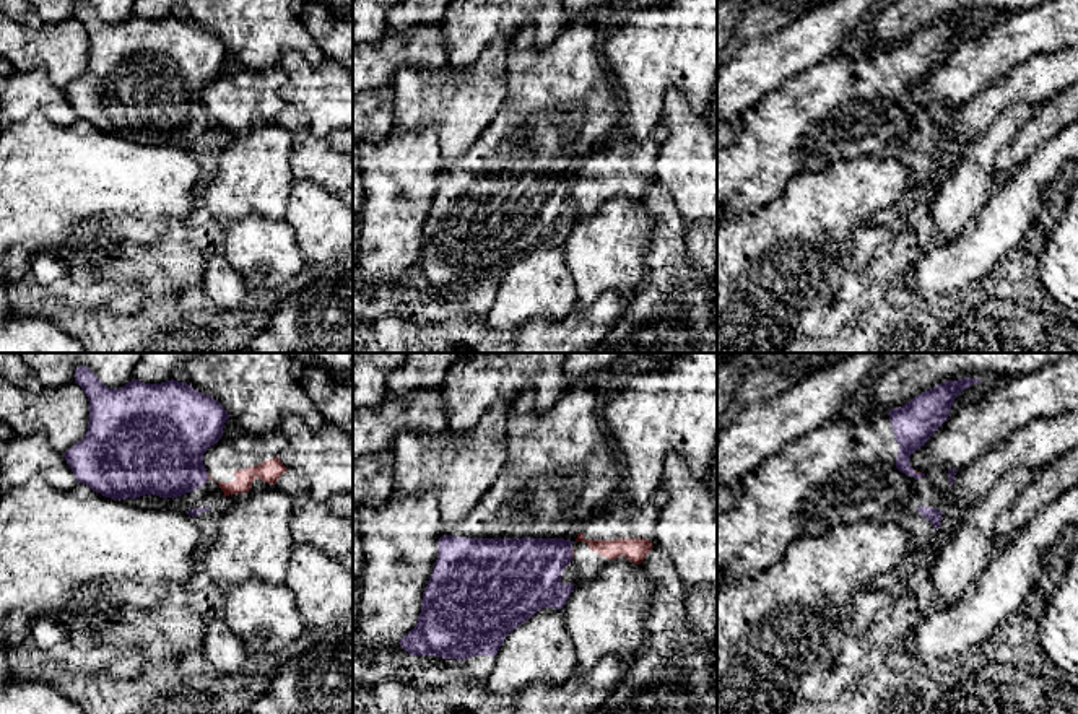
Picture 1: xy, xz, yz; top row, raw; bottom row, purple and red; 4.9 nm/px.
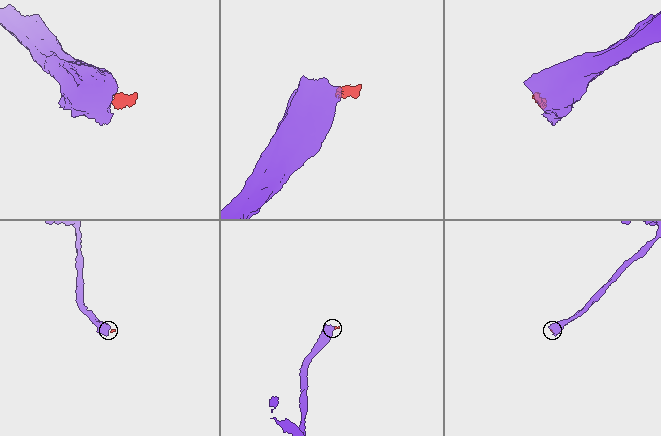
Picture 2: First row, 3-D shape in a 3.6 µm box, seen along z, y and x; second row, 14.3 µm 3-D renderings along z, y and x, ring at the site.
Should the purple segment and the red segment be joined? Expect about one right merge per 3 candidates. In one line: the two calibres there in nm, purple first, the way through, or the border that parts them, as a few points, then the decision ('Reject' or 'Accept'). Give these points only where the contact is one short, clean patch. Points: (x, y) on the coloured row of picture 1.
Thickness 360 nm (purple) against 20 nm. Boundary: xz (571, 548), (573, 557). Reject

